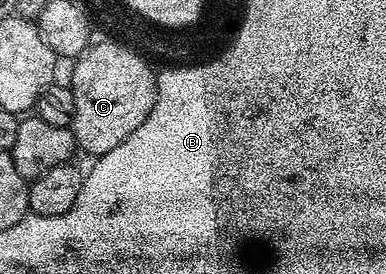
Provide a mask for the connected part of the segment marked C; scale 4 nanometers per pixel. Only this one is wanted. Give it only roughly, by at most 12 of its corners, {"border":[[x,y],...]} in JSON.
{"border":[[95,41],[72,62],[77,149],[112,152],[148,120],[151,63]]}

